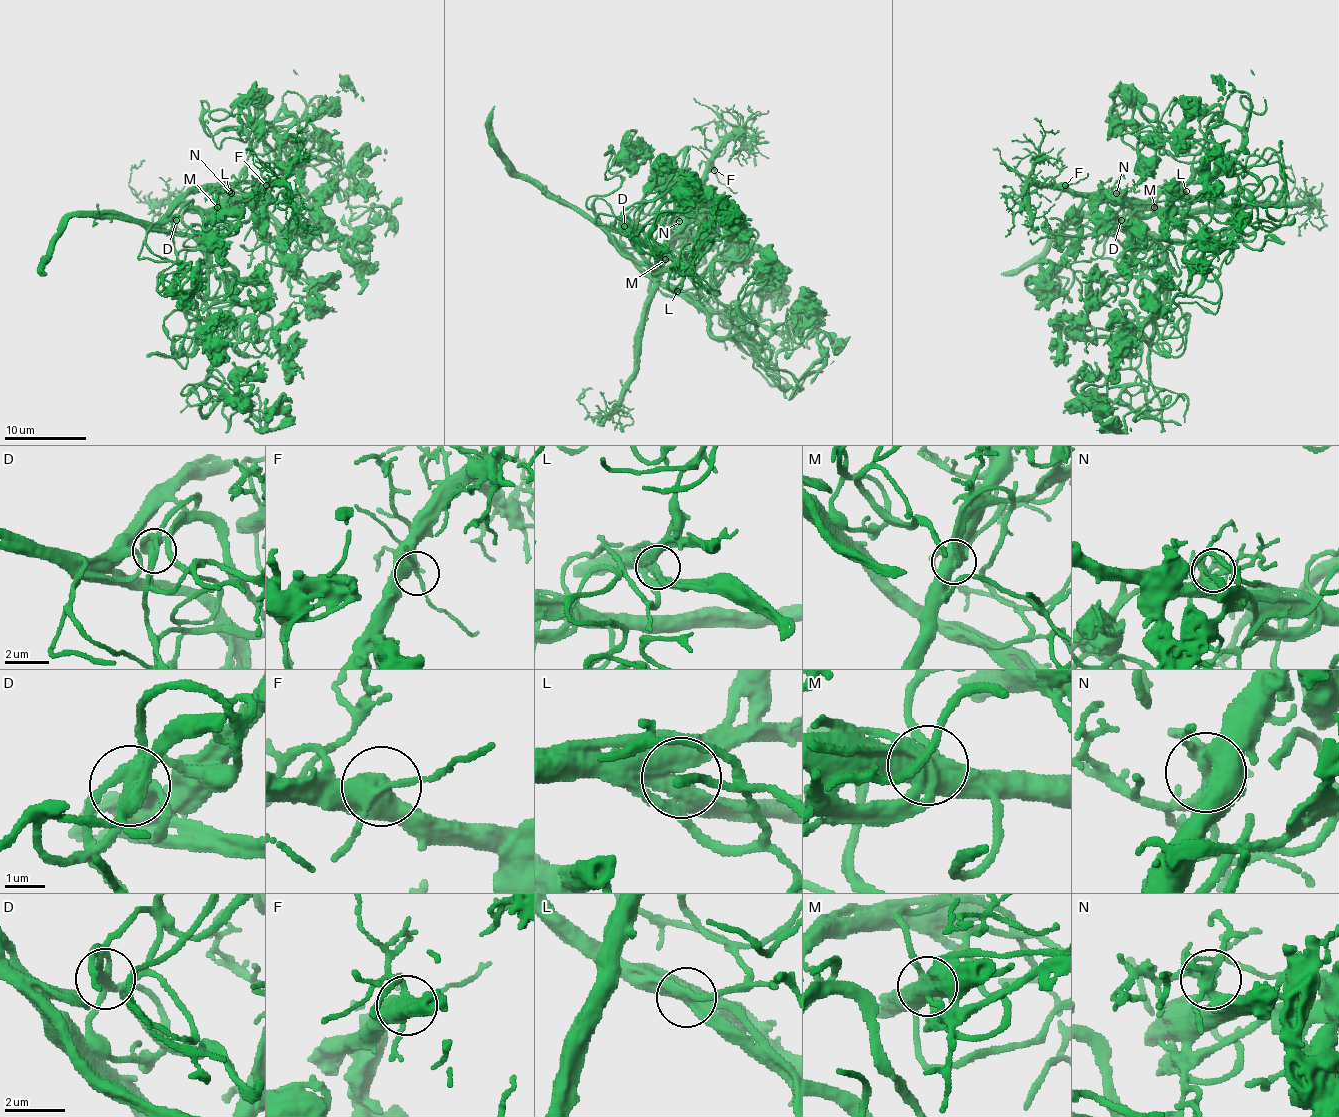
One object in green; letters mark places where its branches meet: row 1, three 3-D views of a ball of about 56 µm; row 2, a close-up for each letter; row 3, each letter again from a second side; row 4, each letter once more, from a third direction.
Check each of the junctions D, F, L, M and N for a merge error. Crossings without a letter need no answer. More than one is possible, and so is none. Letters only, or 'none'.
M

